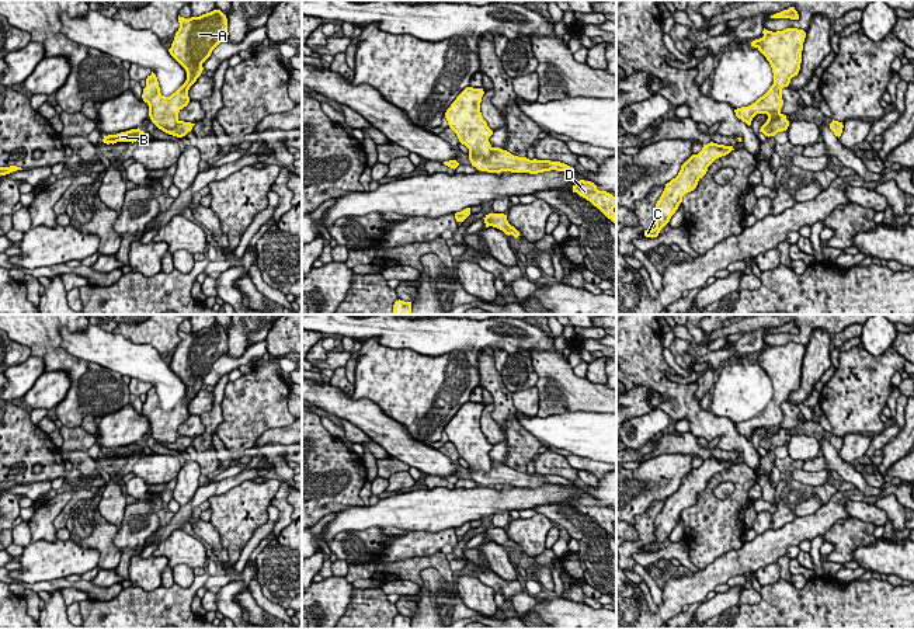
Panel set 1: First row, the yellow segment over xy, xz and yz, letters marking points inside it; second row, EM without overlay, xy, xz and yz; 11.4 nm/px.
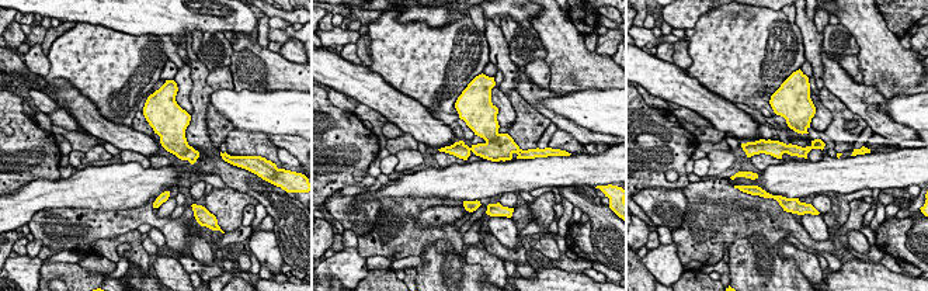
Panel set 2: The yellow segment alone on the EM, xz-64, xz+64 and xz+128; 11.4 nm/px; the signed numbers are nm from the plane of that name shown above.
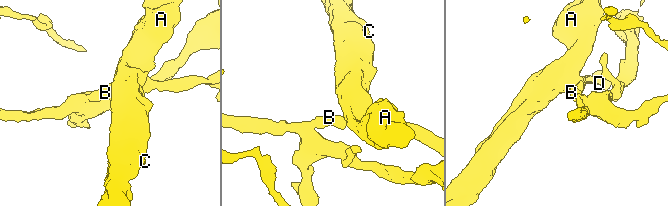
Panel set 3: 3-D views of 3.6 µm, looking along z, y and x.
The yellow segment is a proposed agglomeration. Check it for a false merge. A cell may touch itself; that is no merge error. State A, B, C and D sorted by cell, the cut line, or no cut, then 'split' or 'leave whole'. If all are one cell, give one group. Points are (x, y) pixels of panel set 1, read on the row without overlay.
A C / B D; cut in xz along (492, 462), (492, 468), (487, 472), (469, 471); split

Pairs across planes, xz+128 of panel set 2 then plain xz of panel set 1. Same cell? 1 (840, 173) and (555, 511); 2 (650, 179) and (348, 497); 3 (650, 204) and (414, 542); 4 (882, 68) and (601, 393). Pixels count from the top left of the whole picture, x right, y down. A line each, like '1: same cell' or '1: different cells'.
1: different cells
2: same cell
3: same cell
4: same cell

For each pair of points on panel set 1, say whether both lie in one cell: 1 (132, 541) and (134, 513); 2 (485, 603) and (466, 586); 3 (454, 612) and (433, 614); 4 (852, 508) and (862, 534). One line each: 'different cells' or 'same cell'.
1: same cell
2: same cell
3: same cell
4: different cells

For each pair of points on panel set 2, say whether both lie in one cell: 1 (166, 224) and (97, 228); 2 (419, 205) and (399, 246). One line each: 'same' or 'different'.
1: same
2: same

